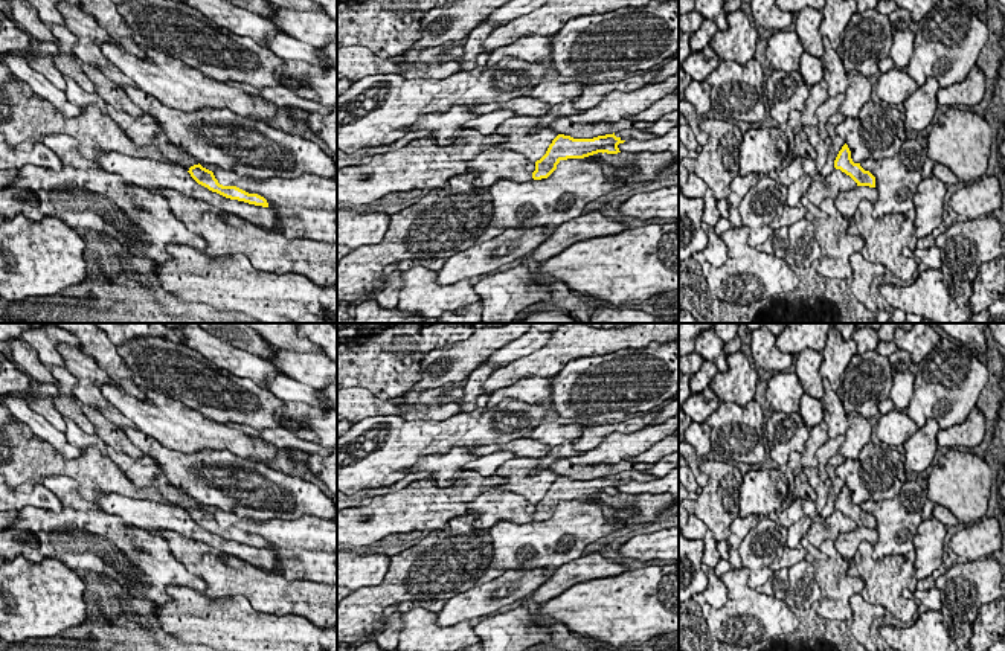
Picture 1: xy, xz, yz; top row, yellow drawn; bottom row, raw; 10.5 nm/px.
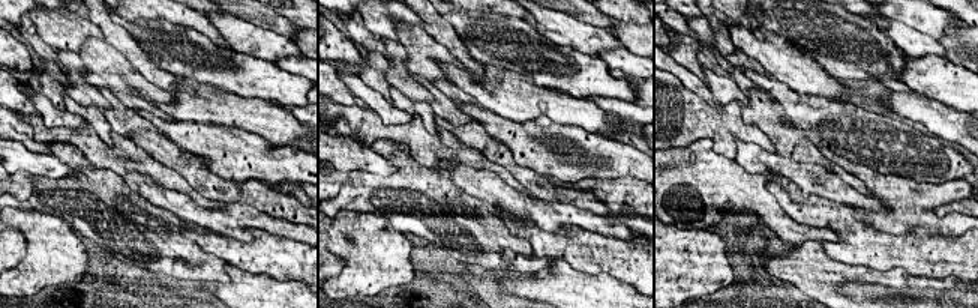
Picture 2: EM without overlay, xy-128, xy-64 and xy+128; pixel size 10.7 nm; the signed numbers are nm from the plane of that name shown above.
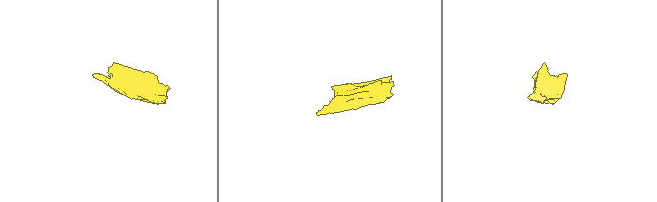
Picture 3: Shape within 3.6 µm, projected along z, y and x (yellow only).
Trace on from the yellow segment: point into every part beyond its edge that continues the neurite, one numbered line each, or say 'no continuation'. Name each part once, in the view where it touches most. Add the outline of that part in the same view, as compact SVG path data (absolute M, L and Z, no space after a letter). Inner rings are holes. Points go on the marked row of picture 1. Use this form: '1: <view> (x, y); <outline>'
1: xy (144, 131); M107 105L107 114L136 146L156 146L166 160L183 166L186 171L200 163L183 148L172 145L153 116L143 113L139 117L133 117L127 111L116 110L111 105Z
2: xz (626, 134); M631 128L631 130L621 130L618 133L615 133L616 137L619 137L621 140L631 140L631 139L637 139L637 140L647 140L647 139L654 139L657 137L657 134L653 133L647 133L637 128Z

